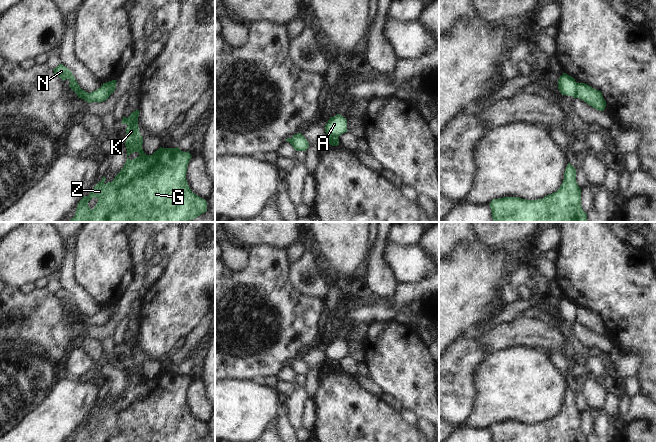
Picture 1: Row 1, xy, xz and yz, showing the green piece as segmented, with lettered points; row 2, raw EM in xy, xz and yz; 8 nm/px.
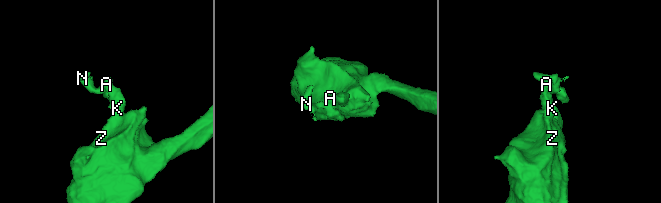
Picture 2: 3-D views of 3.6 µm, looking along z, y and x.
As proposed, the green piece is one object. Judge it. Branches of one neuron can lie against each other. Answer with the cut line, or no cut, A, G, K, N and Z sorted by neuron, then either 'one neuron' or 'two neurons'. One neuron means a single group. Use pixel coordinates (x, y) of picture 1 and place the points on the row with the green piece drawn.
xy (103, 83), (109, 85), (111, 92) | A G K Z / N | two neurons

